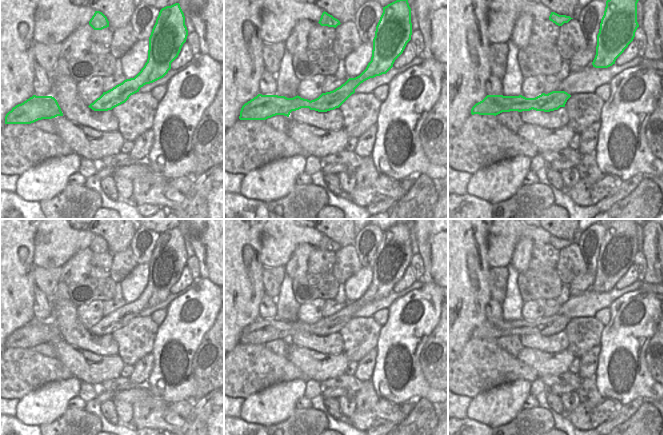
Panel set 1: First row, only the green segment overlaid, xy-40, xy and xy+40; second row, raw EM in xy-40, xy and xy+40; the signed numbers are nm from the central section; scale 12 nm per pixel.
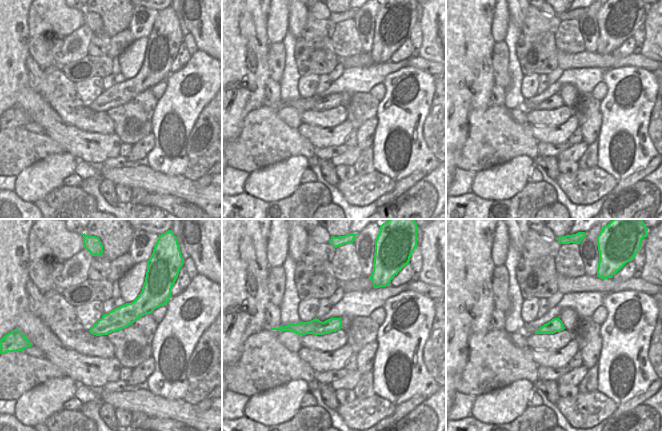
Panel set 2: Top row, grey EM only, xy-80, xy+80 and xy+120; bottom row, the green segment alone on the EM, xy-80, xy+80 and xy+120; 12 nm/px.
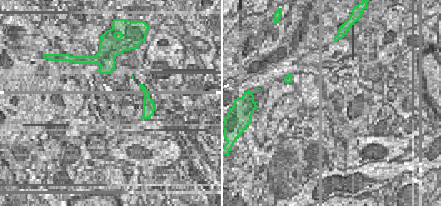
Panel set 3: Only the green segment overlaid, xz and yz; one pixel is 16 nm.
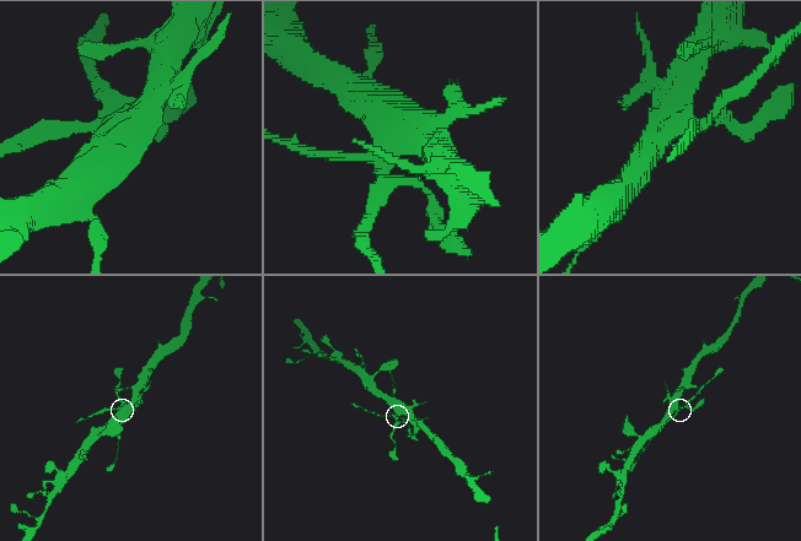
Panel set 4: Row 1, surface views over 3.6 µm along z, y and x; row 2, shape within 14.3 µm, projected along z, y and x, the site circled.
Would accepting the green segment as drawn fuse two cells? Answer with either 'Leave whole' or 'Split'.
Split

